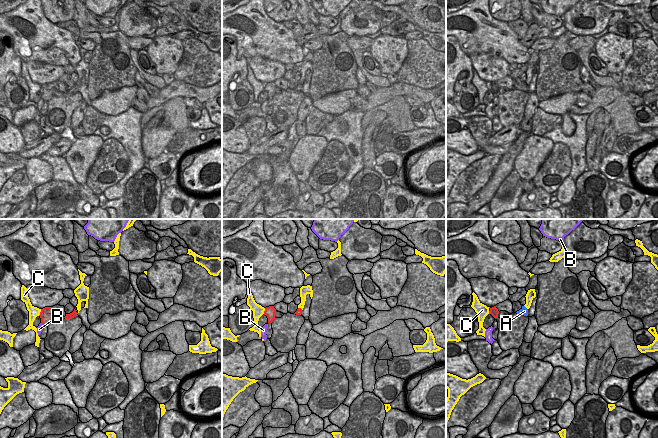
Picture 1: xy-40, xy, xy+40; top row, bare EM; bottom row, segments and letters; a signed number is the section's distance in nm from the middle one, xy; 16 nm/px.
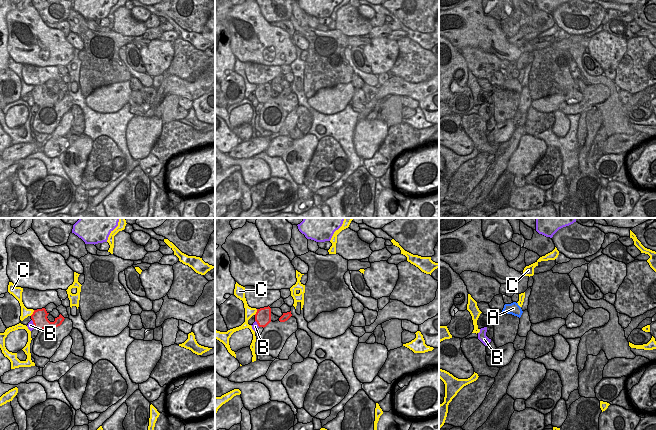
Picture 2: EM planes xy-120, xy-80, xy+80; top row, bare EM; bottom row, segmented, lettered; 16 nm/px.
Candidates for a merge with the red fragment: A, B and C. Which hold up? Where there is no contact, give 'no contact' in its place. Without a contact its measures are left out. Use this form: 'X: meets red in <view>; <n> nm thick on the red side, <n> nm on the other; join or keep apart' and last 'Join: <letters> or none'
A: no contact; keep apart
B: meets red in xy-40; 220 nm thick on the red side, 100 nm on the other; keep apart
C: meets red in xy-40; 220 nm thick on the red side, 160 nm on the other; keep apart
Join: none

